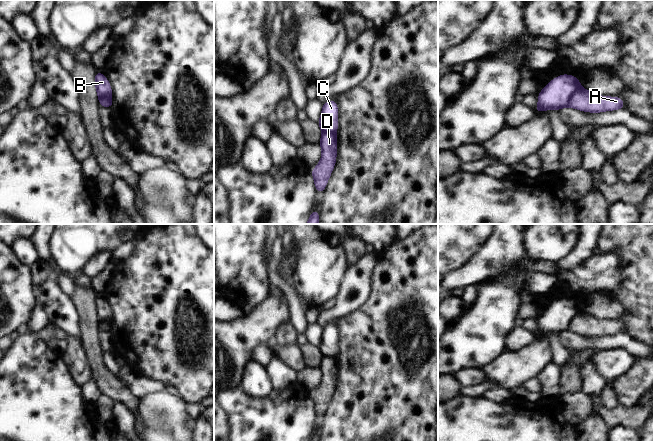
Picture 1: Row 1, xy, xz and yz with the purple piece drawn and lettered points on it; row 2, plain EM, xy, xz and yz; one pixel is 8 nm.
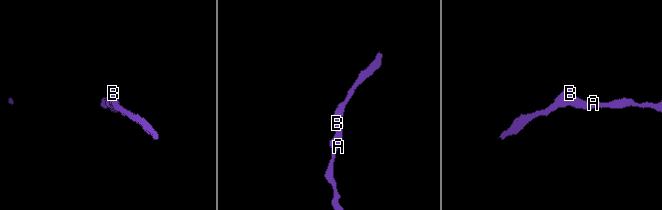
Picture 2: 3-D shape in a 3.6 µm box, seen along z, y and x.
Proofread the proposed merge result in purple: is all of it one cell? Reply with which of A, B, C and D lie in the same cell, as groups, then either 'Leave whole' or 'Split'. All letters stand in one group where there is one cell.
Groups: A D / B C. Split

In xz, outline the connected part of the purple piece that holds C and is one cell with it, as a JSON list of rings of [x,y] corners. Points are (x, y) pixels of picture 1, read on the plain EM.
[[[331,323],[322,329],[322,337],[318,349],[322,355],[336,357],[338,354],[338,329]]]

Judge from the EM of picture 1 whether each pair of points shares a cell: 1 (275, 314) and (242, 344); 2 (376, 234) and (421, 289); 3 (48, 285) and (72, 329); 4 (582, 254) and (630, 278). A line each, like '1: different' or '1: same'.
1: same
2: different
3: same
4: different

